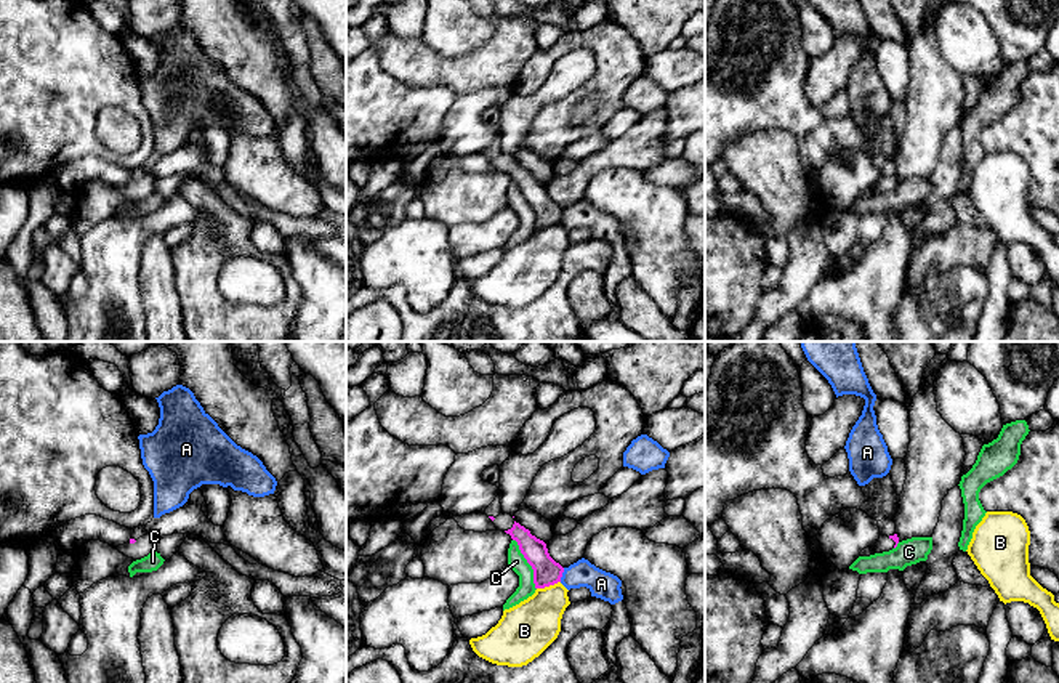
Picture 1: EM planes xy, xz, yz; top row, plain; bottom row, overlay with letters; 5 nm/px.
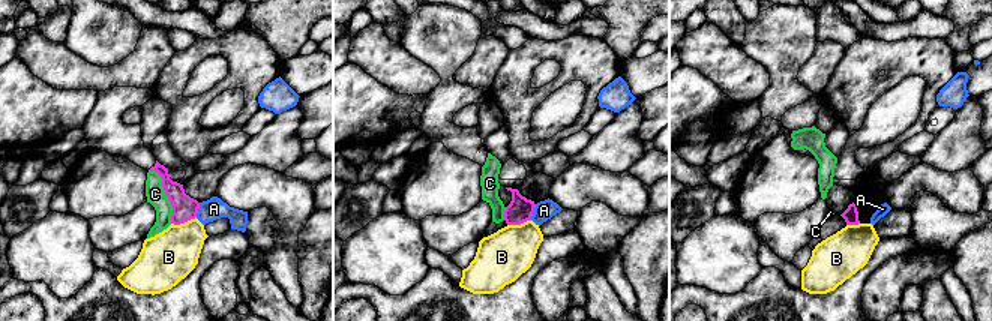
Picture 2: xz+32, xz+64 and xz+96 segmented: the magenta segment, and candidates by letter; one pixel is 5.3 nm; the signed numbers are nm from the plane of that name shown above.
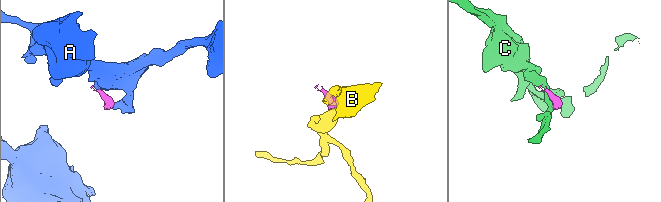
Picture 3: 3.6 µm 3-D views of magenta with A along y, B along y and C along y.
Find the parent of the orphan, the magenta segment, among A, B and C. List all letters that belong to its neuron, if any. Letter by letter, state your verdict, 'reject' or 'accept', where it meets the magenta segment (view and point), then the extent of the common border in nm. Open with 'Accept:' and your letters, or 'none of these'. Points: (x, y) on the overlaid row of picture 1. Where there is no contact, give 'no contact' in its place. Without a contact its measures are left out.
Accept: none of these
A: reject; contact xz (561, 574); length 80 nm
B: reject; contact xz (548, 586); length 130 nm
C: reject; contact xz (529, 563); length 280 nm

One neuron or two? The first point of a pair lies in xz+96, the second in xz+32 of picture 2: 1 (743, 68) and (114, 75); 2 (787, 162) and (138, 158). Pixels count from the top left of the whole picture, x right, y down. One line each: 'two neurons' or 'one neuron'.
1: one neuron
2: two neurons

